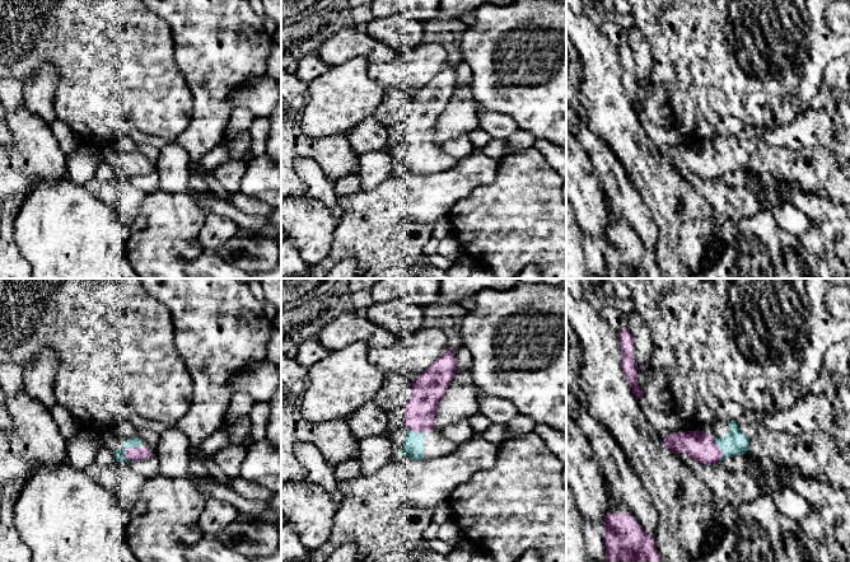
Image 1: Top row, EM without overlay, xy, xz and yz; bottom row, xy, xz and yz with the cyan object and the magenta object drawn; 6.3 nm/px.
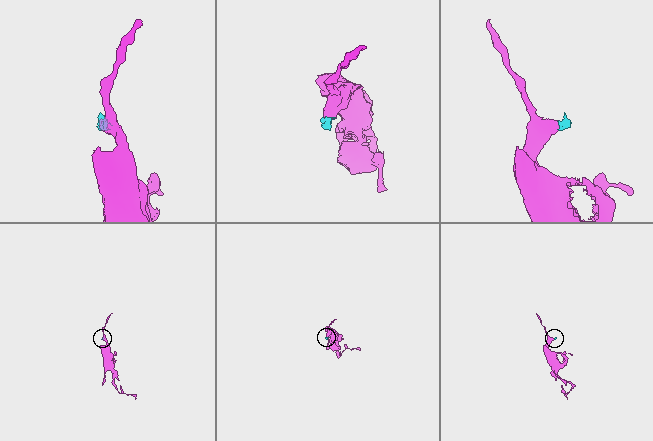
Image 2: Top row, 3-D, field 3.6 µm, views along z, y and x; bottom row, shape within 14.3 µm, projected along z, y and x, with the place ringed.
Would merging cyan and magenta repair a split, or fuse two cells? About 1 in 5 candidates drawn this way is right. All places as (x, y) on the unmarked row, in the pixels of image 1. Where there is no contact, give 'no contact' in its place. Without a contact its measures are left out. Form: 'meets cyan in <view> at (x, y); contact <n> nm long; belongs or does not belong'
meets cyan in xy at (129, 162); contact 130 nm long; belongs

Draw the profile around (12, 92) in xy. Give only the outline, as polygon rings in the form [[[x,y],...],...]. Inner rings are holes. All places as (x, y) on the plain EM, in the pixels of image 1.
[[[0,78],[0,100],[8,111],[17,111],[23,106],[23,81],[11,78]]]

